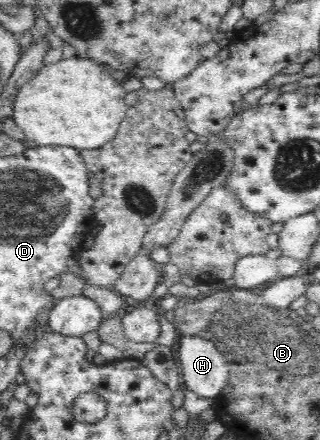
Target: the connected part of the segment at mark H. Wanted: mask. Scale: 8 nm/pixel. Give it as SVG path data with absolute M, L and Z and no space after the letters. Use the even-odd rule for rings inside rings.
M182 336L176 342L185 391L214 398L229 382L227 359L212 341L198 336Z

